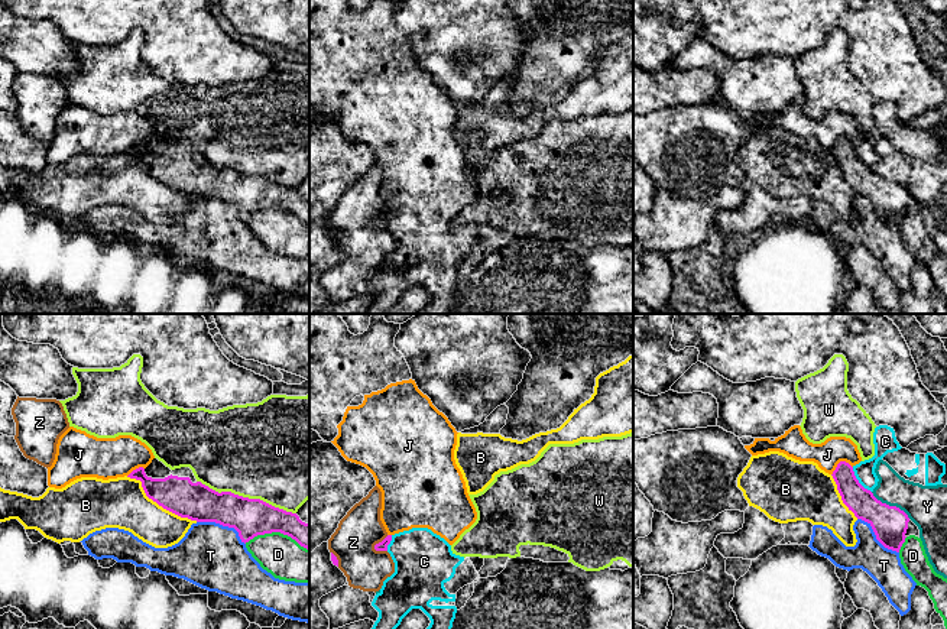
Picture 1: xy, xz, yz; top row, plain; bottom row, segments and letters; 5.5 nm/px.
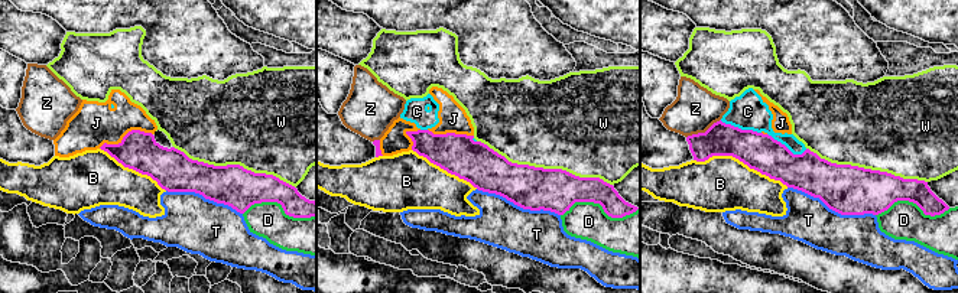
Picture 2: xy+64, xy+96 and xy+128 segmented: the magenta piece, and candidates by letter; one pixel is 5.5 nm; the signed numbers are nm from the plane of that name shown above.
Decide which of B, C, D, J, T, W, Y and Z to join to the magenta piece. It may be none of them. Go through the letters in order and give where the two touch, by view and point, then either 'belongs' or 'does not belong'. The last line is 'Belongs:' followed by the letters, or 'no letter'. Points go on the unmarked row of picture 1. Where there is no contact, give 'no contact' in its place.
B: contact xy (158, 180); does not belong
C: contact yz (858, 156); does not belong
D: contact xy (276, 207); does not belong
J: contact yz (839, 139); does not belong
T: contact xy (223, 201); does not belong
W: contact xy (246, 174); does not belong
Y: contact yz (891, 182); does not belong
Z: contact xz (379, 219); does not belong
Belongs: no letter

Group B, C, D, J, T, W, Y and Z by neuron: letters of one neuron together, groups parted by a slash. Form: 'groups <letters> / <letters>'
groups B / C J / D / T / W / Y / Z

